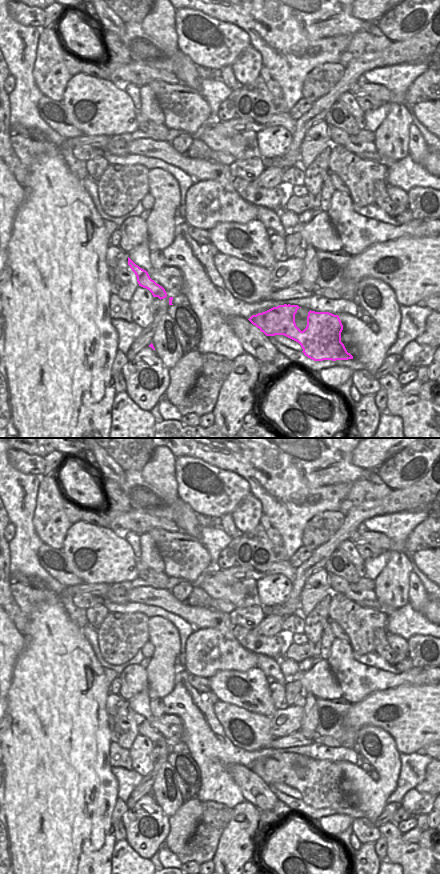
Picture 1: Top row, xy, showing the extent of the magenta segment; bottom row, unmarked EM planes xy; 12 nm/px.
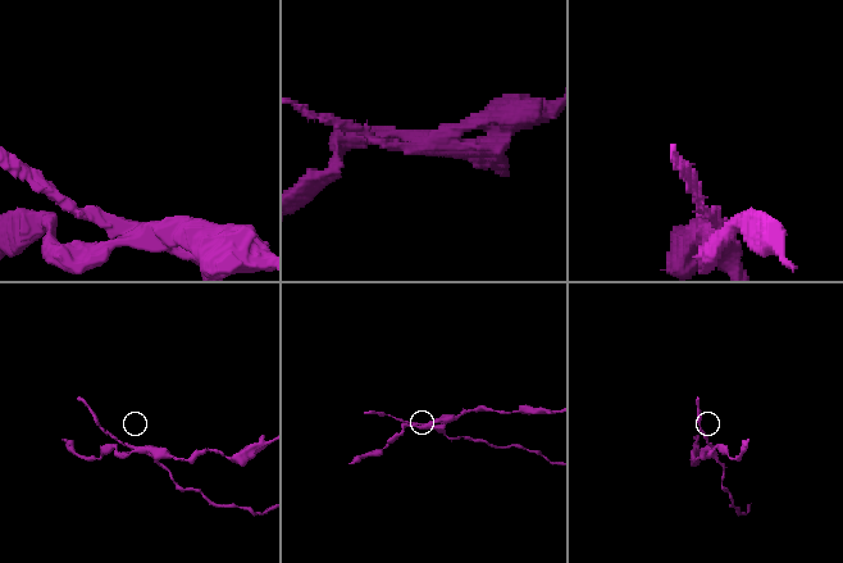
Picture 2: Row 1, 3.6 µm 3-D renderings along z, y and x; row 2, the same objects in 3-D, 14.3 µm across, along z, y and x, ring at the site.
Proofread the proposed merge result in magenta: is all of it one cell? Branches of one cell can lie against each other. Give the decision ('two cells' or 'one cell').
two cells

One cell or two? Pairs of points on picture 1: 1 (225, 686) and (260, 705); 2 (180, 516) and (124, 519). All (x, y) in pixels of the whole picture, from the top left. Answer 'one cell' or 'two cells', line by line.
1: one cell
2: two cells

